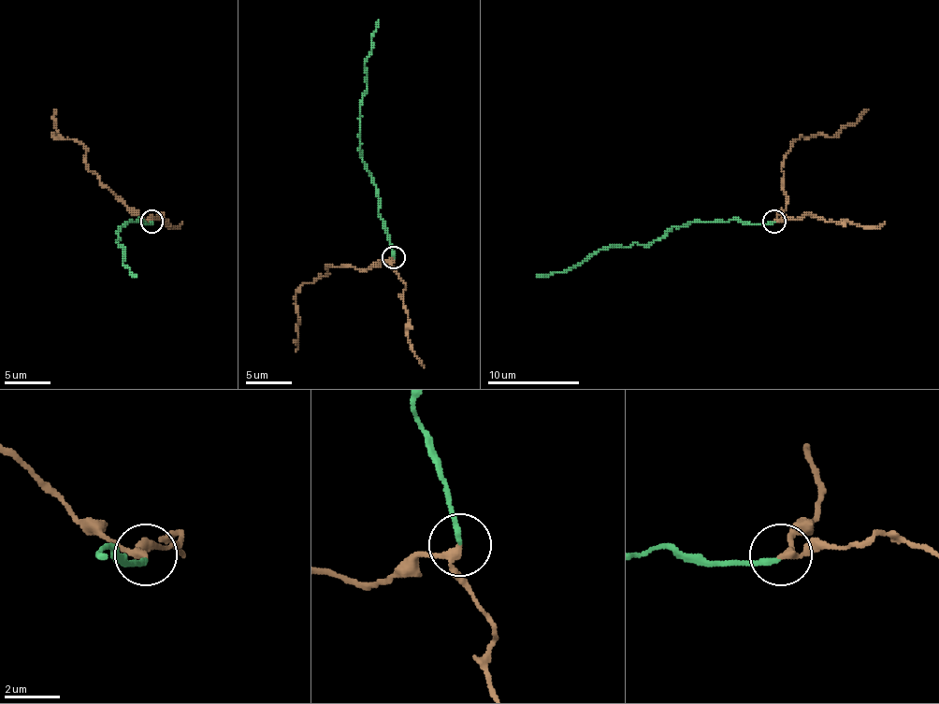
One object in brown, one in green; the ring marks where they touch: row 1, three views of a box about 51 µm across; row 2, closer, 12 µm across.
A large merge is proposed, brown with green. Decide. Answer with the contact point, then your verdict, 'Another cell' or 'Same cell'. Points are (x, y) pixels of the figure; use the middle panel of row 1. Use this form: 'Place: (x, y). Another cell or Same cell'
Place: (394, 257). Another cell

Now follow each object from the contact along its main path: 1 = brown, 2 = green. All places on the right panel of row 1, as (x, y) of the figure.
1: (774, 222), (786, 208), (781, 169), (790, 146), (811, 135), (834, 137), (868, 109)
2: (774, 222), (744, 224), (738, 220), (671, 226), (646, 245), (599, 249), (580, 263), (537, 277)

